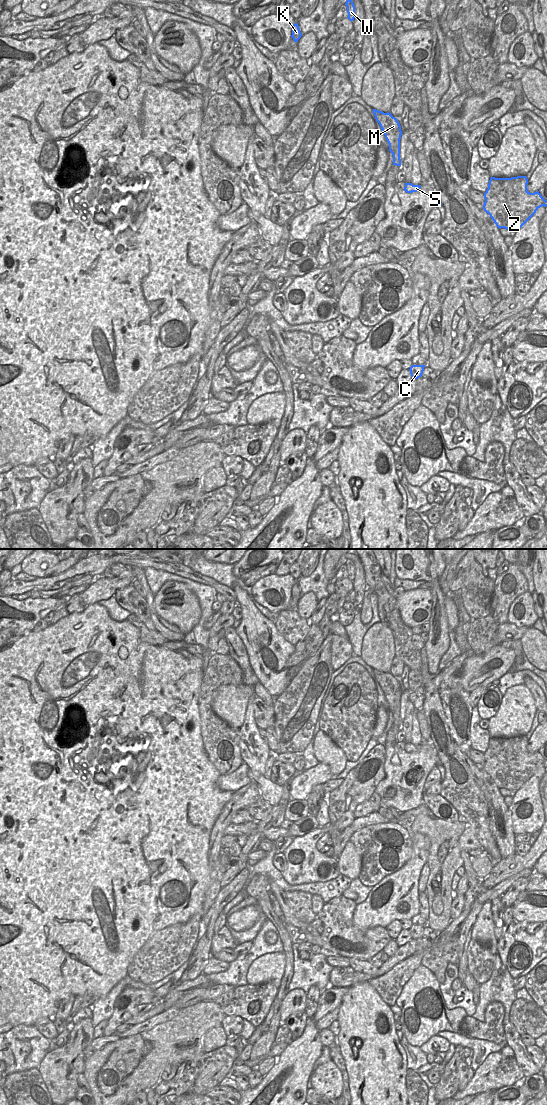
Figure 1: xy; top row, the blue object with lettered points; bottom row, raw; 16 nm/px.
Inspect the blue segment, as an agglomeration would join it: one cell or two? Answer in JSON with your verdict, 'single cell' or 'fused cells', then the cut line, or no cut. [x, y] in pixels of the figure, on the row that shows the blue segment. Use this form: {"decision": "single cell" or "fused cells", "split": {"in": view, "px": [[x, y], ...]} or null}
{"decision": "fused cells", "split": {"in": "xy", "px": [[399, 140], [395, 142], [392, 153]]}}

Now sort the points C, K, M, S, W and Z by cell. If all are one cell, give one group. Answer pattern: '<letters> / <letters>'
C S W Z / K M

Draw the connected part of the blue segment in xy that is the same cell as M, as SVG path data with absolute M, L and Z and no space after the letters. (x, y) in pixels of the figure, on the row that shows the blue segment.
M373 109L373 114L376 121L379 123L385 138L389 144L389 151L393 153L395 142L400 141L402 131L401 126L397 119L391 115L391 113L384 113Z

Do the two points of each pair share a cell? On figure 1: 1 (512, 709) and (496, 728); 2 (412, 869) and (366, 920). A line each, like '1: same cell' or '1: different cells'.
1: same cell
2: same cell

